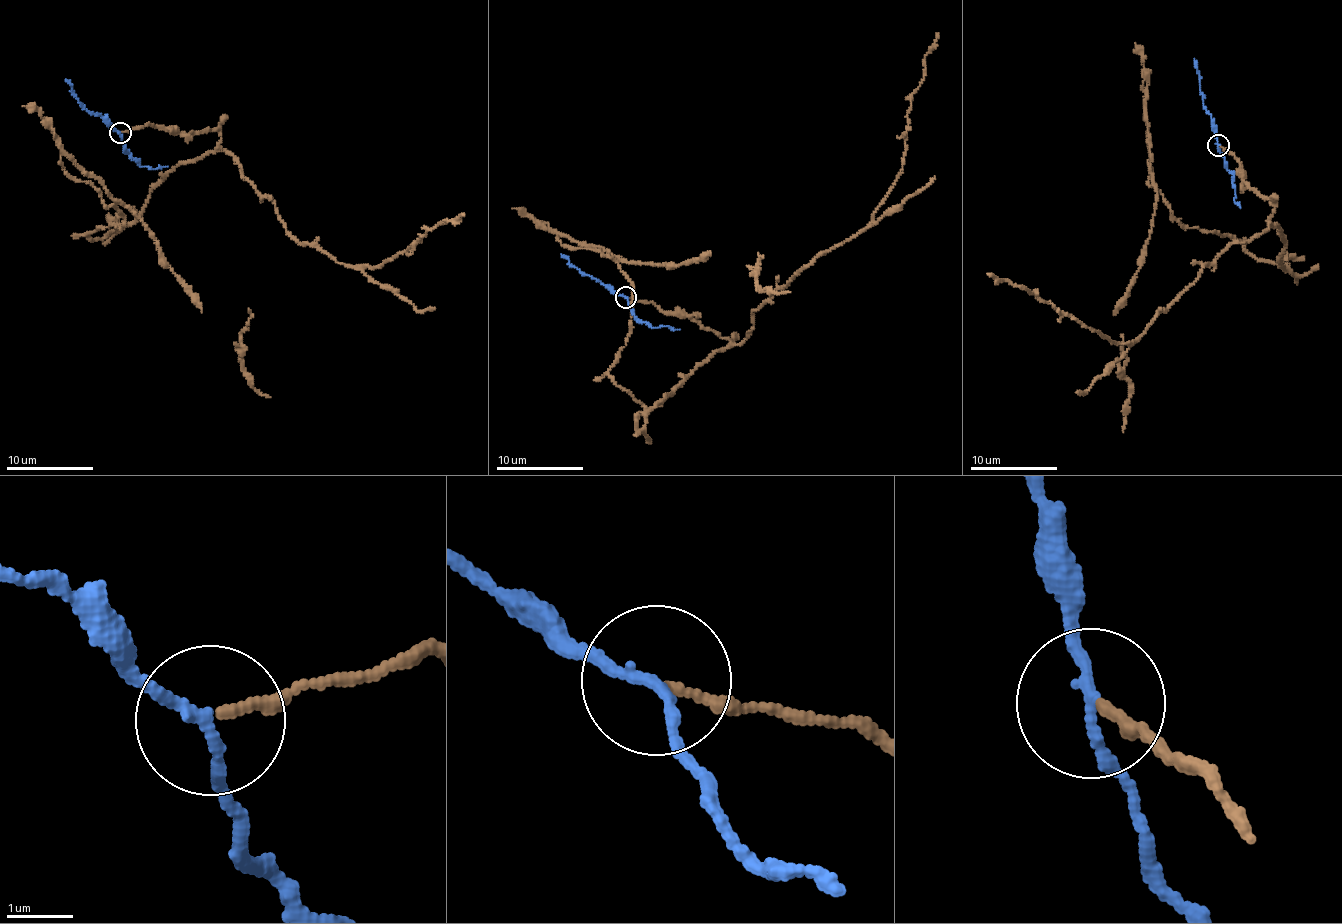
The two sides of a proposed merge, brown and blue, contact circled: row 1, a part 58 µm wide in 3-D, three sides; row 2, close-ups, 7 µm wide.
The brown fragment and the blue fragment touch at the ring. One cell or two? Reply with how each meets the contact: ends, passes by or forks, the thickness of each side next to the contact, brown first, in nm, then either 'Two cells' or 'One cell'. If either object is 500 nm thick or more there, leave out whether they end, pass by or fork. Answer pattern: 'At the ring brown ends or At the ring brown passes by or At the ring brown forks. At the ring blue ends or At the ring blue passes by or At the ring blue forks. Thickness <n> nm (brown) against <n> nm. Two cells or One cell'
At the ring brown ends. At the ring blue passes by. Thickness 140 nm (brown) against 150 nm. Two cells

